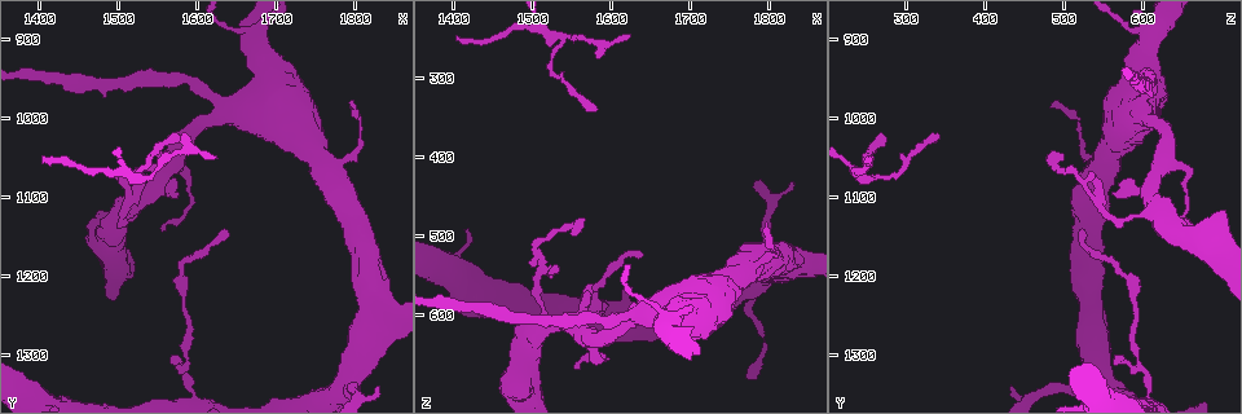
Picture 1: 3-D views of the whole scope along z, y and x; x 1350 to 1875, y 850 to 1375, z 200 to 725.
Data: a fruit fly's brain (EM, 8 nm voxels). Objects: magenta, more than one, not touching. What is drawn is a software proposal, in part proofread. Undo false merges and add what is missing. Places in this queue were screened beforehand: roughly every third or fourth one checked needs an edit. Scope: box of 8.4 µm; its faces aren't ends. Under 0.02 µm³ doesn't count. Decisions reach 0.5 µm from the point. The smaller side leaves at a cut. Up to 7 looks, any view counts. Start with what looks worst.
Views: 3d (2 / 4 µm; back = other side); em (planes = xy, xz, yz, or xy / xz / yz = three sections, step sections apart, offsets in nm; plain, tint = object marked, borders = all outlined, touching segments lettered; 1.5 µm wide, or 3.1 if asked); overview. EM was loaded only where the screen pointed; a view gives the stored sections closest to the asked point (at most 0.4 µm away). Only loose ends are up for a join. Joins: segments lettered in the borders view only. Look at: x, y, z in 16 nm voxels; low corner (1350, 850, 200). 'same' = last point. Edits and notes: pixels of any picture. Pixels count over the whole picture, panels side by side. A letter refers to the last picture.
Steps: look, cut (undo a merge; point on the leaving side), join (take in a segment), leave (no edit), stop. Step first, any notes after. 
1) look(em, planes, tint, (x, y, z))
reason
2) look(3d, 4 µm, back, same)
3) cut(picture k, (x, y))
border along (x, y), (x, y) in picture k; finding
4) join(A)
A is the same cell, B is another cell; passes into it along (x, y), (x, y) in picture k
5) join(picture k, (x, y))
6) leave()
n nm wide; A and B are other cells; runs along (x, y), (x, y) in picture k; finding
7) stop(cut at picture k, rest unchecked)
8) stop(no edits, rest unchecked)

look(3d, 4 µm, (1530, 1075, 535))
thin end

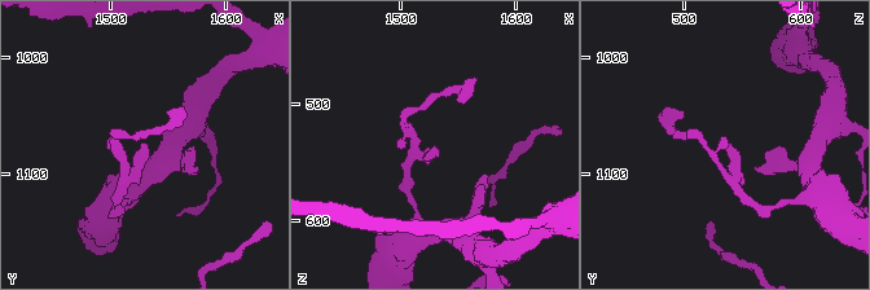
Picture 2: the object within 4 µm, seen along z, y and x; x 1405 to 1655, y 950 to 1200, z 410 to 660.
look(em, yz, step 4, plain, (1532, 1074, 540))
need the tissue

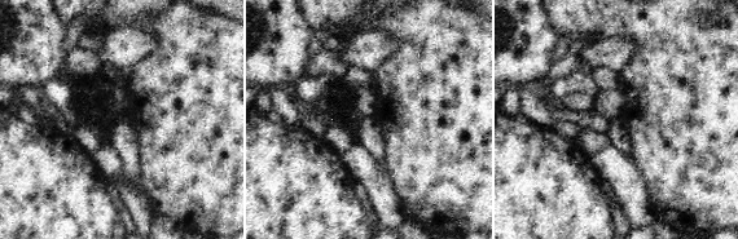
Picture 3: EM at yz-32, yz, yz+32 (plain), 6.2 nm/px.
look(em, yz, step 4, borders, same)
see the neighbours

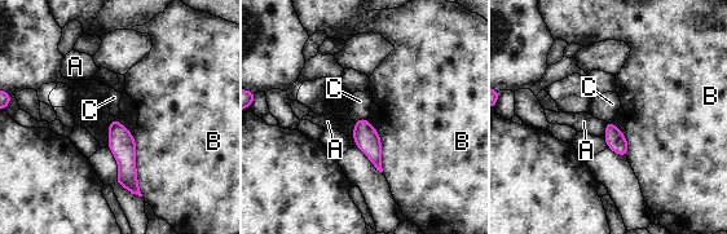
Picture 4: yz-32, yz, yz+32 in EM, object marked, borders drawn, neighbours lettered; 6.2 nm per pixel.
leave()
A, B and C are other cells; runs along (115, 122), (127, 179), (136, 190) in picture 4; none of them fits

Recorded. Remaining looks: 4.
look(em, planes, plain, (1410, 1055, 245))
thin end

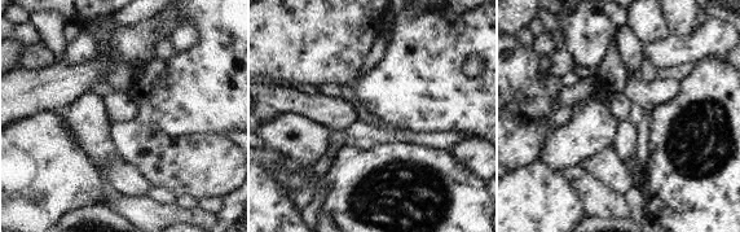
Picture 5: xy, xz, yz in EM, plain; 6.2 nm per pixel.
look(em, planes, borders, same)
what lies round it

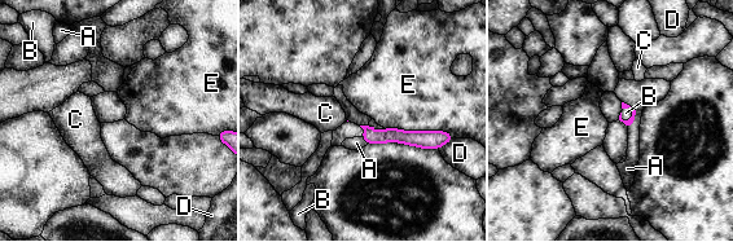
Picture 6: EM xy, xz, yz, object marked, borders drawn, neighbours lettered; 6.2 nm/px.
join(picture 6, (626, 113))
B is the same cell, A, C, D and E are other cells; passes into it along (631, 119), (632, 115), (626, 113) in picture 6; the neuron continues

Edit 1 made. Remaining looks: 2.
stop(join at picture 6, rest unchecked)

